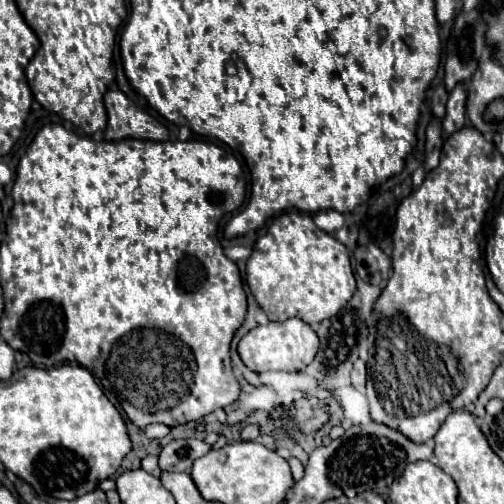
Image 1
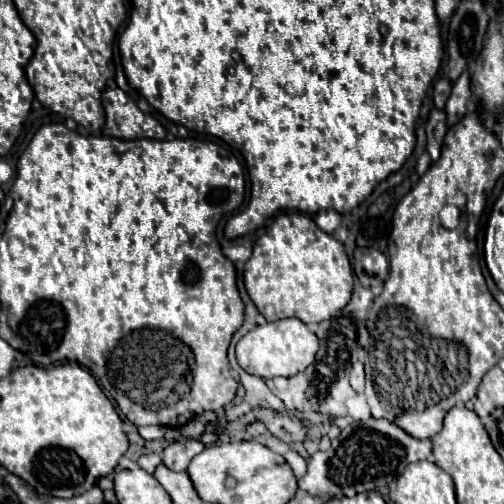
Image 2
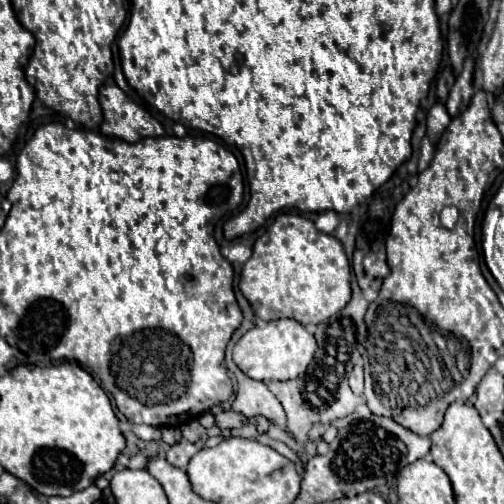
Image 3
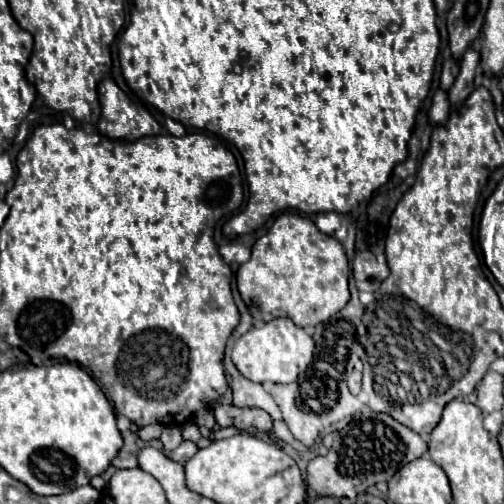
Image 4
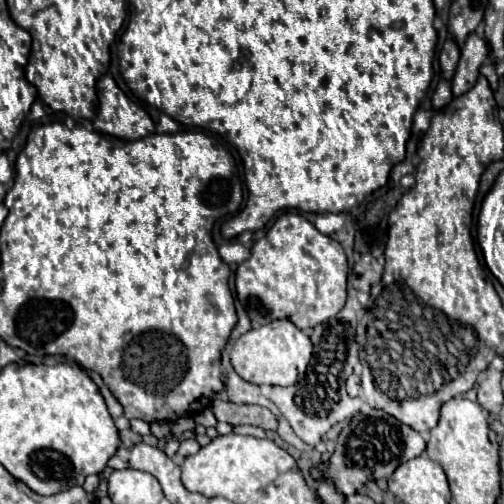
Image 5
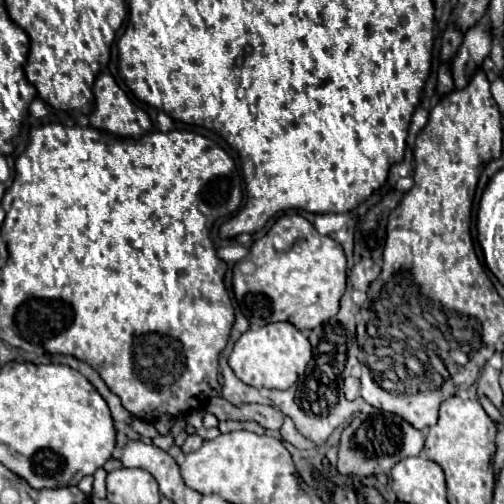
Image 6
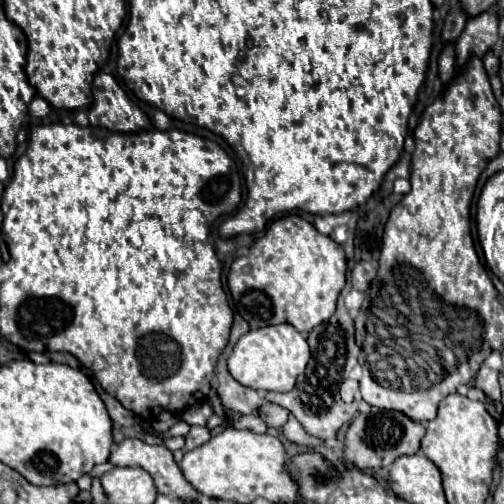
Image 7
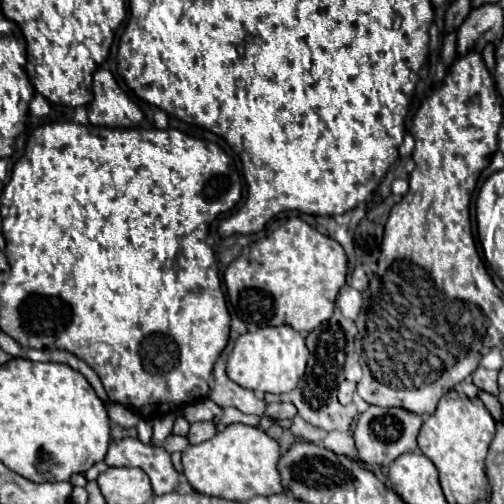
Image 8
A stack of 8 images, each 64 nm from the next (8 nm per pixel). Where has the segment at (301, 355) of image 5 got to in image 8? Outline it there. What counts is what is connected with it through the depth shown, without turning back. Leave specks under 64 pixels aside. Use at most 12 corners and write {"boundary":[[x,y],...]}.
{"boundary":[[290,326],[246,332],[226,374],[242,388],[290,392],[308,348]]}

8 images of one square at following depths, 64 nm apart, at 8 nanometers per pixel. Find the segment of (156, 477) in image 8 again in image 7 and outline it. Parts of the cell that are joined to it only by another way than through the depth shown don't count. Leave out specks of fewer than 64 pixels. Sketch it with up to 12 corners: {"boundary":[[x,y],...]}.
{"boundary":[[126,438],[112,448],[114,466],[144,468],[160,494],[188,502],[186,482],[166,446]]}

